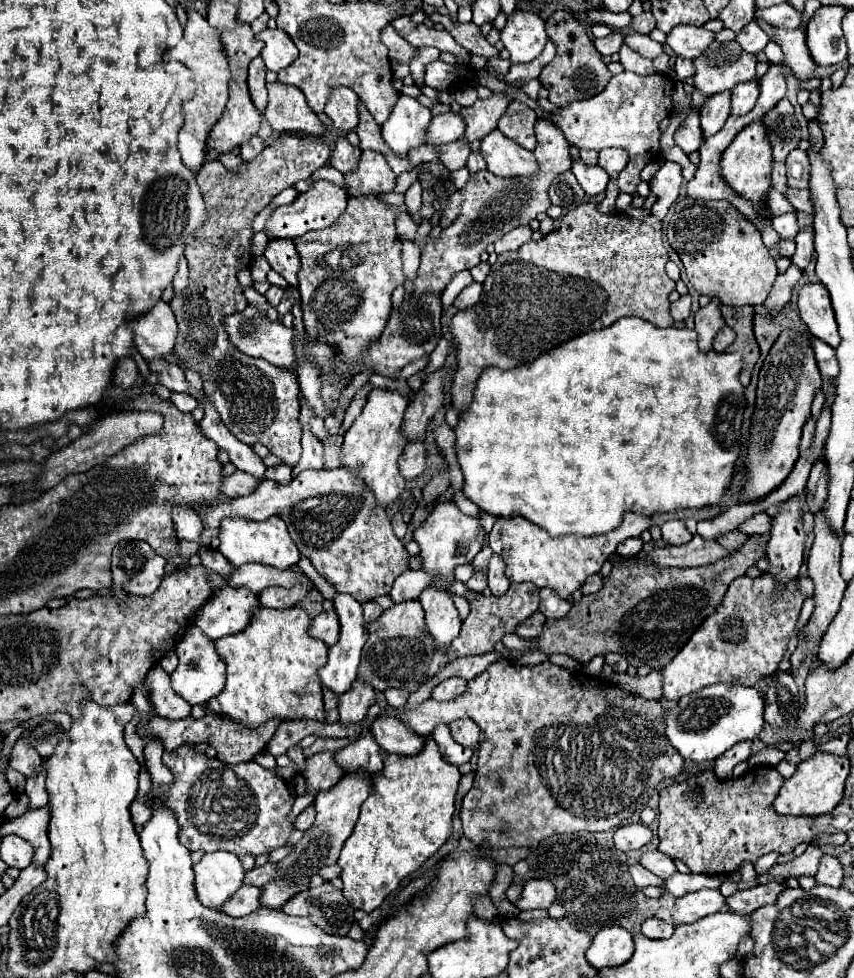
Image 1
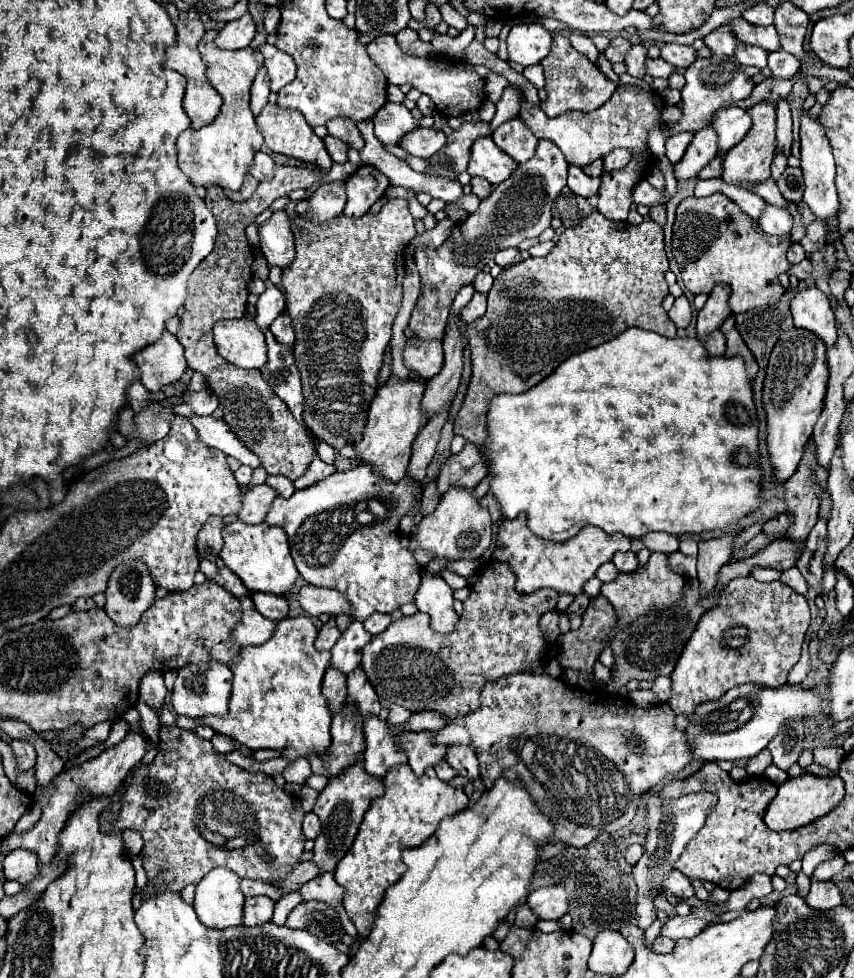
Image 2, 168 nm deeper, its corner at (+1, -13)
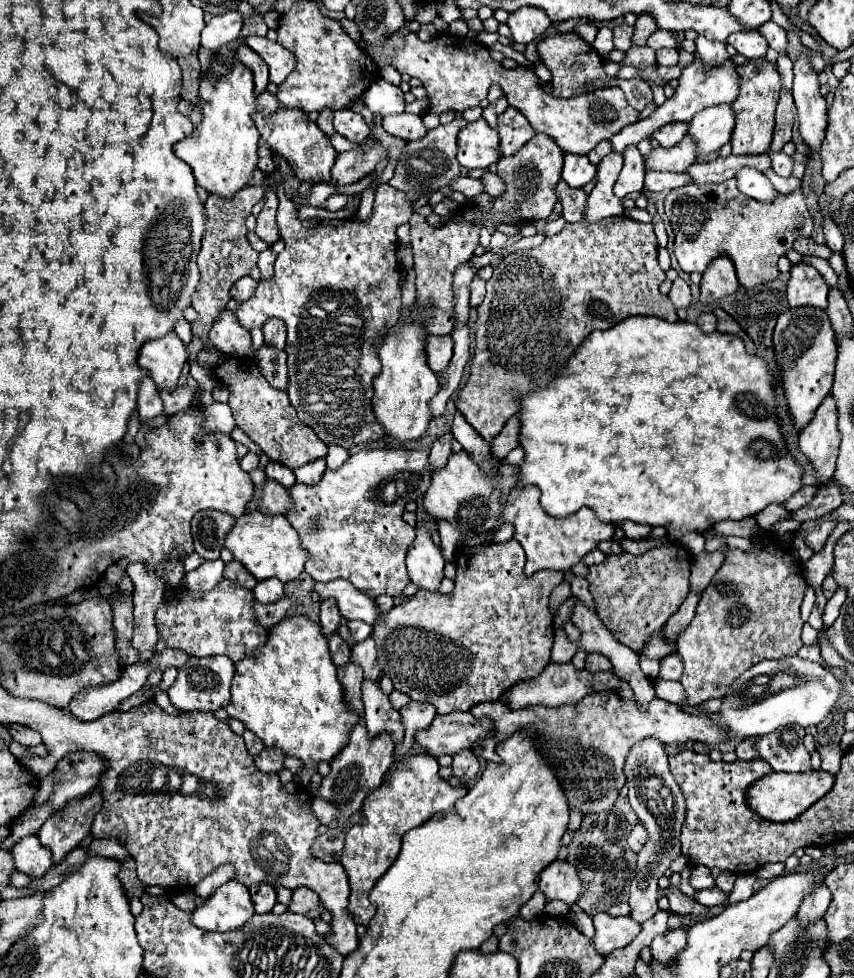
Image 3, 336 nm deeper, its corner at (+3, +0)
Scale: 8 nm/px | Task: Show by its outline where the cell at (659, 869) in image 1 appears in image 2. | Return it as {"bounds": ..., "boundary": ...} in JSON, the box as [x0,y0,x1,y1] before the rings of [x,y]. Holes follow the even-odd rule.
{"bounds":[664,871,694,899],"boundary":[[[672,871],[672,873],[666,877],[664,889],[670,889],[676,897],[682,897],[682,899],[694,897],[694,887],[690,885],[688,877],[684,877],[680,871]]]}

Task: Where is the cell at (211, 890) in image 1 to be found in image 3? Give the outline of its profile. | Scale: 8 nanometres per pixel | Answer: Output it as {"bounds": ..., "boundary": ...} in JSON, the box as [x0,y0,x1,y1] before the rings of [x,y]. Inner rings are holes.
{"bounds":[192,880,254,932],"boundary":[[[230,880],[194,910],[192,922],[202,930],[226,932],[240,928],[252,916],[254,904],[250,900],[248,888],[236,880]]]}

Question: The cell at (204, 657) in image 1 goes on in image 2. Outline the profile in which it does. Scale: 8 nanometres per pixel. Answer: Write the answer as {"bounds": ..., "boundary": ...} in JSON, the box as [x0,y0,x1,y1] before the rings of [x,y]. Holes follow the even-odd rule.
{"bounds":[172,663,232,717],"boundary":[[[204,663],[204,665],[186,665],[178,669],[178,679],[172,691],[172,707],[178,715],[186,717],[204,717],[204,715],[226,715],[228,699],[232,691],[232,671],[222,663]]]}

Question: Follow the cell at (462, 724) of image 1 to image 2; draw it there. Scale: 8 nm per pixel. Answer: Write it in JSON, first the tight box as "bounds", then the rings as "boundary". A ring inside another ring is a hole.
{"bounds":[446,745,480,781],"boundary":[[[450,745],[448,747],[446,761],[450,763],[450,767],[454,767],[456,775],[460,775],[460,777],[466,777],[470,781],[474,781],[474,779],[480,777],[478,759],[476,759],[476,753],[474,753],[472,747],[466,747],[466,745]]]}

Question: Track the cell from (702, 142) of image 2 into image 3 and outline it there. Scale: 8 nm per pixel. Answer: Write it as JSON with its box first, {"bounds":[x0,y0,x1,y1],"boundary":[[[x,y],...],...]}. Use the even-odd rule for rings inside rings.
{"bounds":[646,134,696,172],"boundary":[[[688,134],[672,148],[656,148],[646,156],[648,170],[668,170],[668,172],[686,172],[688,166],[696,162],[696,144]]]}

